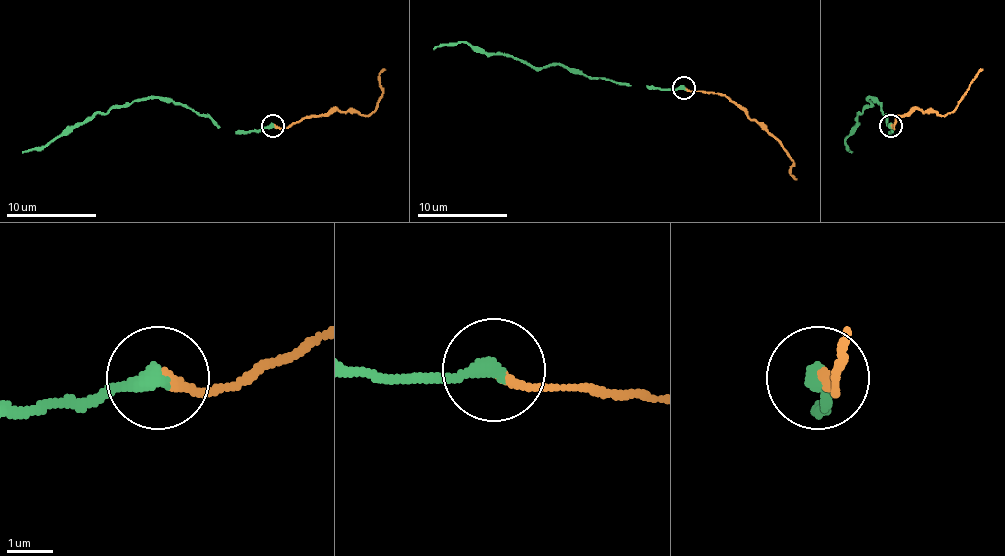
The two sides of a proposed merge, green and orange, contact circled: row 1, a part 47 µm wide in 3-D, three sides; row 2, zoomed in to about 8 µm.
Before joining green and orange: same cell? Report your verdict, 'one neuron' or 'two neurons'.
two neurons

